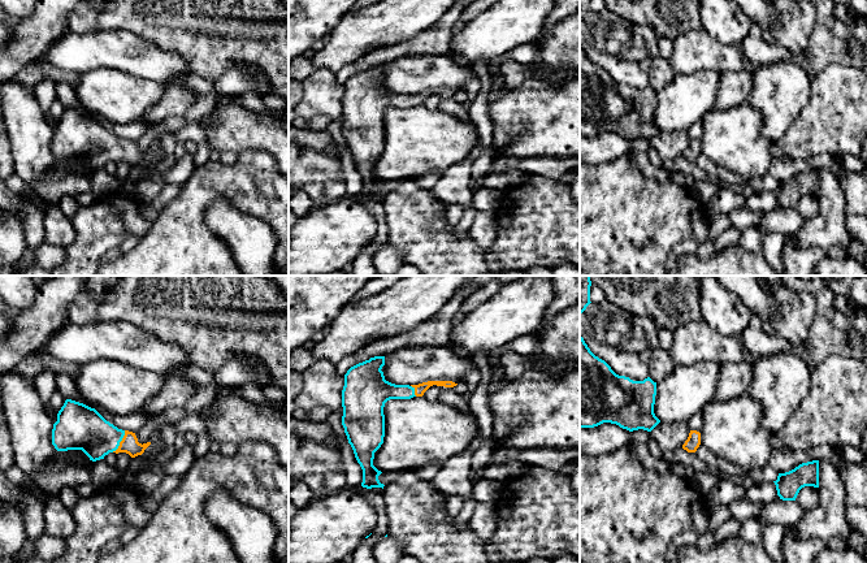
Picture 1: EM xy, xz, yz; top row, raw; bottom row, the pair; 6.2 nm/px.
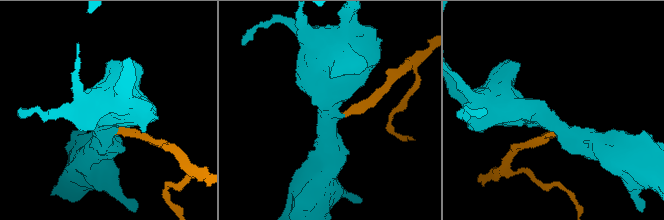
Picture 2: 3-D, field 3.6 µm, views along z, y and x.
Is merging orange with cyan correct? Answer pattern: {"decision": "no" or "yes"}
{"decision": "yes"}

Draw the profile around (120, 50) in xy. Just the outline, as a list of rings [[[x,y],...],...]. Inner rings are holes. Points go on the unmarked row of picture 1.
[[[66,30],[44,52],[53,66],[83,74],[96,69],[114,69],[166,86],[191,74],[186,61],[126,30],[101,30],[78,34]]]

